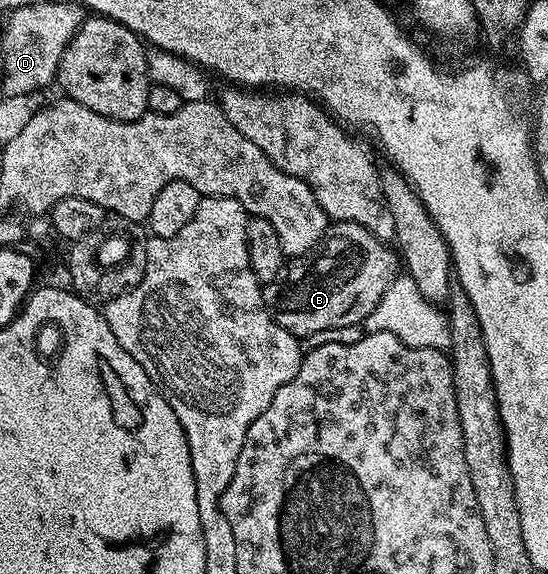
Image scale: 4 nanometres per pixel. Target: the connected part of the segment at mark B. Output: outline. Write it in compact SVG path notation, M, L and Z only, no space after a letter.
M333 222L314 250L309 250L302 258L292 259L281 271L281 275L264 287L265 307L280 326L287 328L287 332L294 334L298 340L303 340L315 332L361 326L375 304L383 300L383 292L387 292L397 277L399 258L386 243L354 222Z

